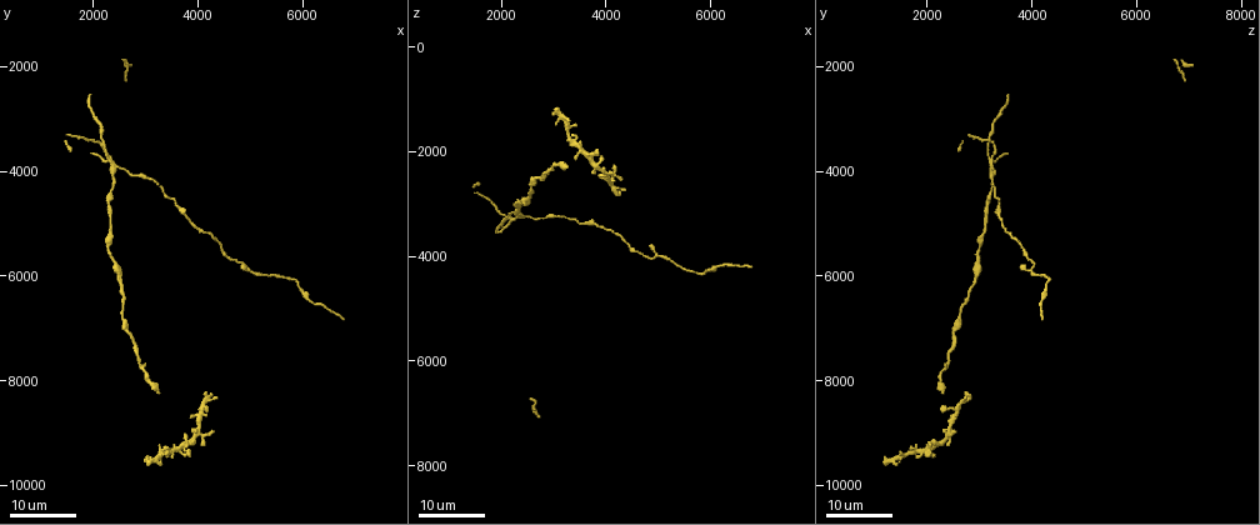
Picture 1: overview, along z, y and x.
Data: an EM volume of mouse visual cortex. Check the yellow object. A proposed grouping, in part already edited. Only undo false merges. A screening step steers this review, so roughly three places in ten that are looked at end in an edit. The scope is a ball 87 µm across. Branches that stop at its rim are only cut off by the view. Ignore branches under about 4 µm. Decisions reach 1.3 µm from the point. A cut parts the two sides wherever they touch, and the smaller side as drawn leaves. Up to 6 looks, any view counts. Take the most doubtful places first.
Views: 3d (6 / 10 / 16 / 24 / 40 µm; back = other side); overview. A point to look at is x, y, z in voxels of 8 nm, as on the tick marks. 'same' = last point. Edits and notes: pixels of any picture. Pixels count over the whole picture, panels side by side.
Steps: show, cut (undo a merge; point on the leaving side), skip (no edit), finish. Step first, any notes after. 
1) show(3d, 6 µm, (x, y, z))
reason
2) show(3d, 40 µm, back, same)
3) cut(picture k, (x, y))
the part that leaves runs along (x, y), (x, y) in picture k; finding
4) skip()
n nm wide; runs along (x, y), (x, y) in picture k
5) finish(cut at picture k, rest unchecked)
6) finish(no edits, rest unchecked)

show(3d, 16 µm, (2300, 3800, 3250))
thin arm on a thick one

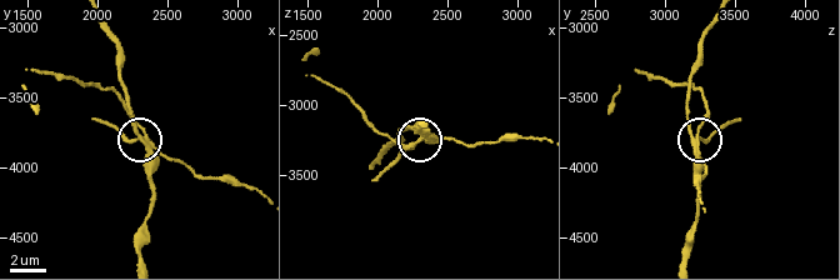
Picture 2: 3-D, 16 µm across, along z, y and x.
show(3d, 10 µm, (2300, 3780, 3200))

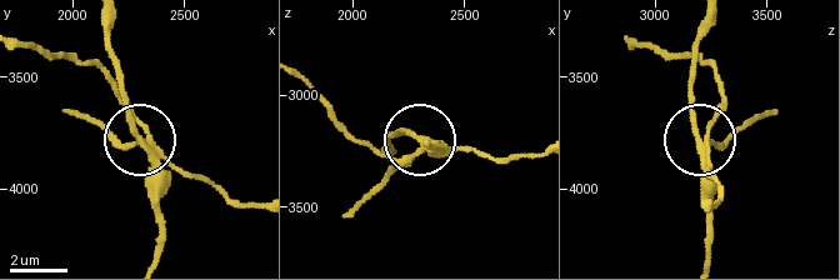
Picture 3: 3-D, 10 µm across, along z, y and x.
cut(picture 3, (155, 196))
the part that leaves runs along (150, 149), (106, 23) in picture 3; a second cell is stuck on

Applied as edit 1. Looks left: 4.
show(3d, 16 µm, (6100, 6400, 4250))
thick turns thin

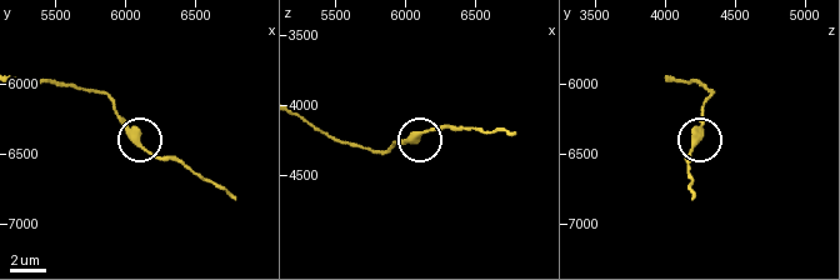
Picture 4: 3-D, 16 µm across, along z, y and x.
show(3d, 10 µm, (6100, 6420, 4220))

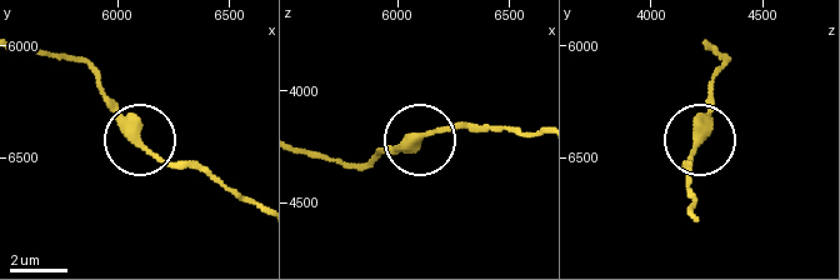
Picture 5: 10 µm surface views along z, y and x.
show(3d, 10 µm, back, (6100, 6410, 4220))
other side

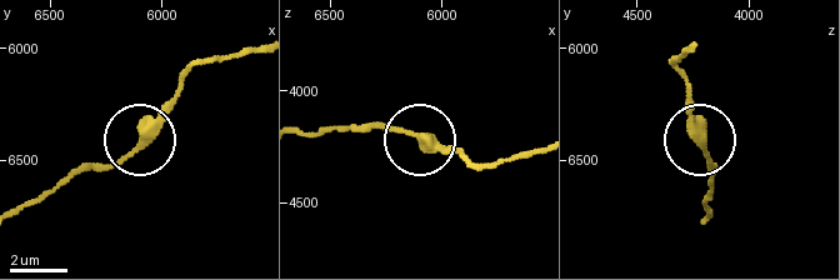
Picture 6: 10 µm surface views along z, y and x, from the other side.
skip()
runs along (536, 150), (486, 165), (393, 129), (345, 129) in picture 6; one cell here

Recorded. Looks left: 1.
finish(cut at picture 3, rest unchecked)

